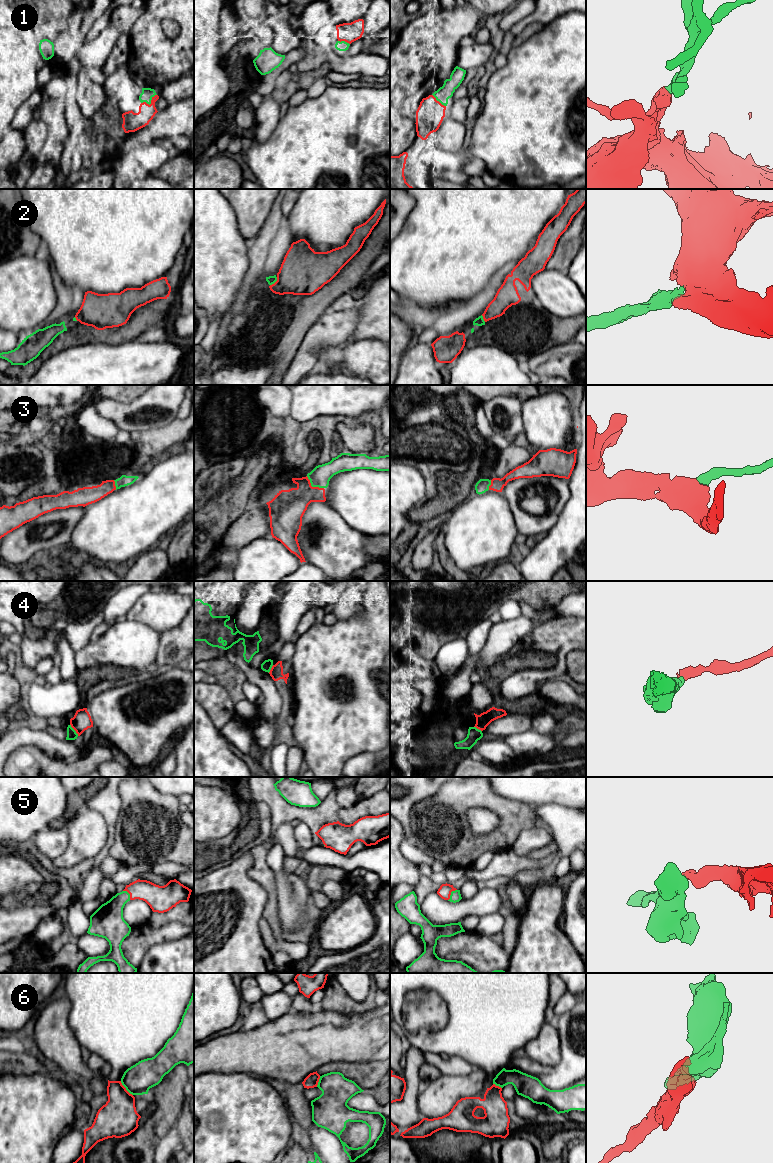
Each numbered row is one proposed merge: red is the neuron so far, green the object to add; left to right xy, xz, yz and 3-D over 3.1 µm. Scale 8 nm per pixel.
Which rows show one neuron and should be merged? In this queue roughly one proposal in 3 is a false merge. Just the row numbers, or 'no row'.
1, 2, 3, 5

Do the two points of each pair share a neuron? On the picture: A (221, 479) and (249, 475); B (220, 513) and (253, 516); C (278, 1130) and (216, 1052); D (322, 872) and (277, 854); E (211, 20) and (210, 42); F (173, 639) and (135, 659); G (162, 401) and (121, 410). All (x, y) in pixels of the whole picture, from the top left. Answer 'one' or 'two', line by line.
A: two
B: two
C: two
D: two
E: one
F: two
G: one

